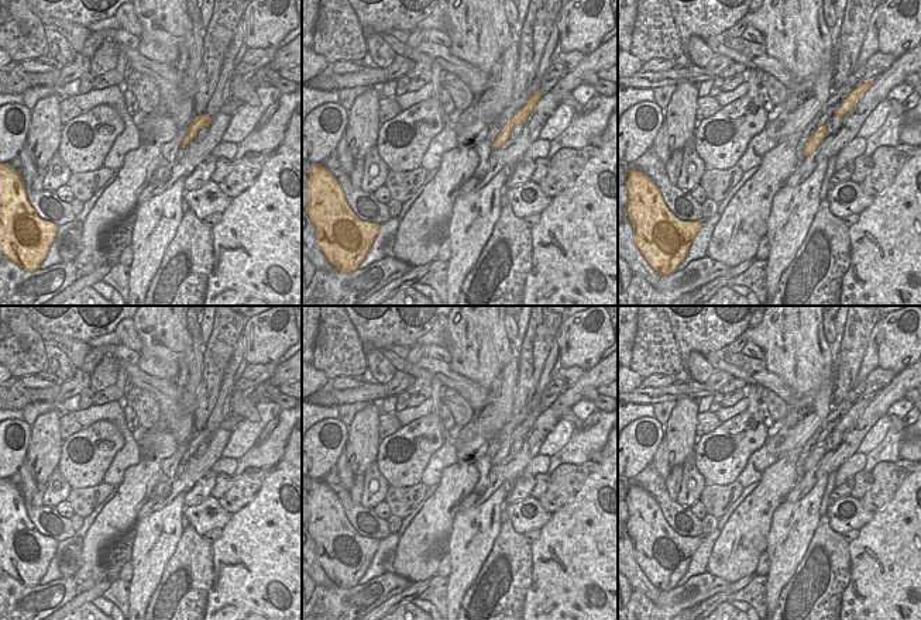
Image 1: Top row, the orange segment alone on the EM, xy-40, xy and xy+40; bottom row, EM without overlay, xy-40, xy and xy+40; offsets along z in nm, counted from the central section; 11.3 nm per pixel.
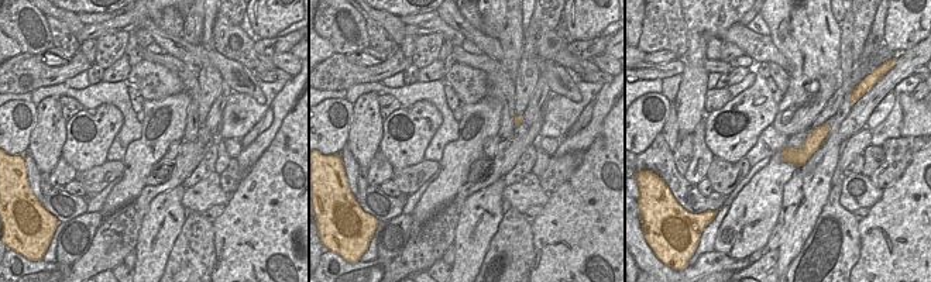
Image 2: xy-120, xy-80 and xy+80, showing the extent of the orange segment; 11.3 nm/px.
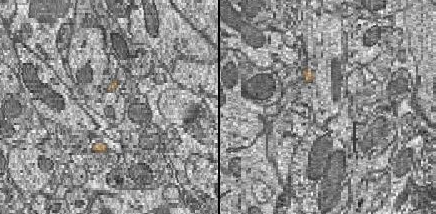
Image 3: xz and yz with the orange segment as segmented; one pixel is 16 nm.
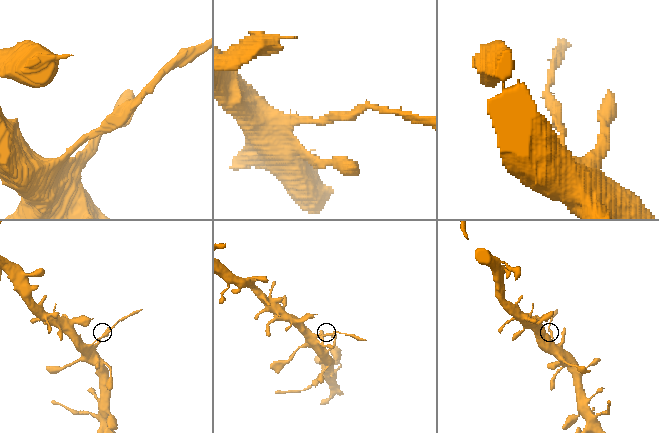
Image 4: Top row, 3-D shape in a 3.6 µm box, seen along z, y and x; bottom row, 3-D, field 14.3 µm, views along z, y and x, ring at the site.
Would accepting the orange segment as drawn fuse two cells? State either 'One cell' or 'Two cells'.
Two cells

